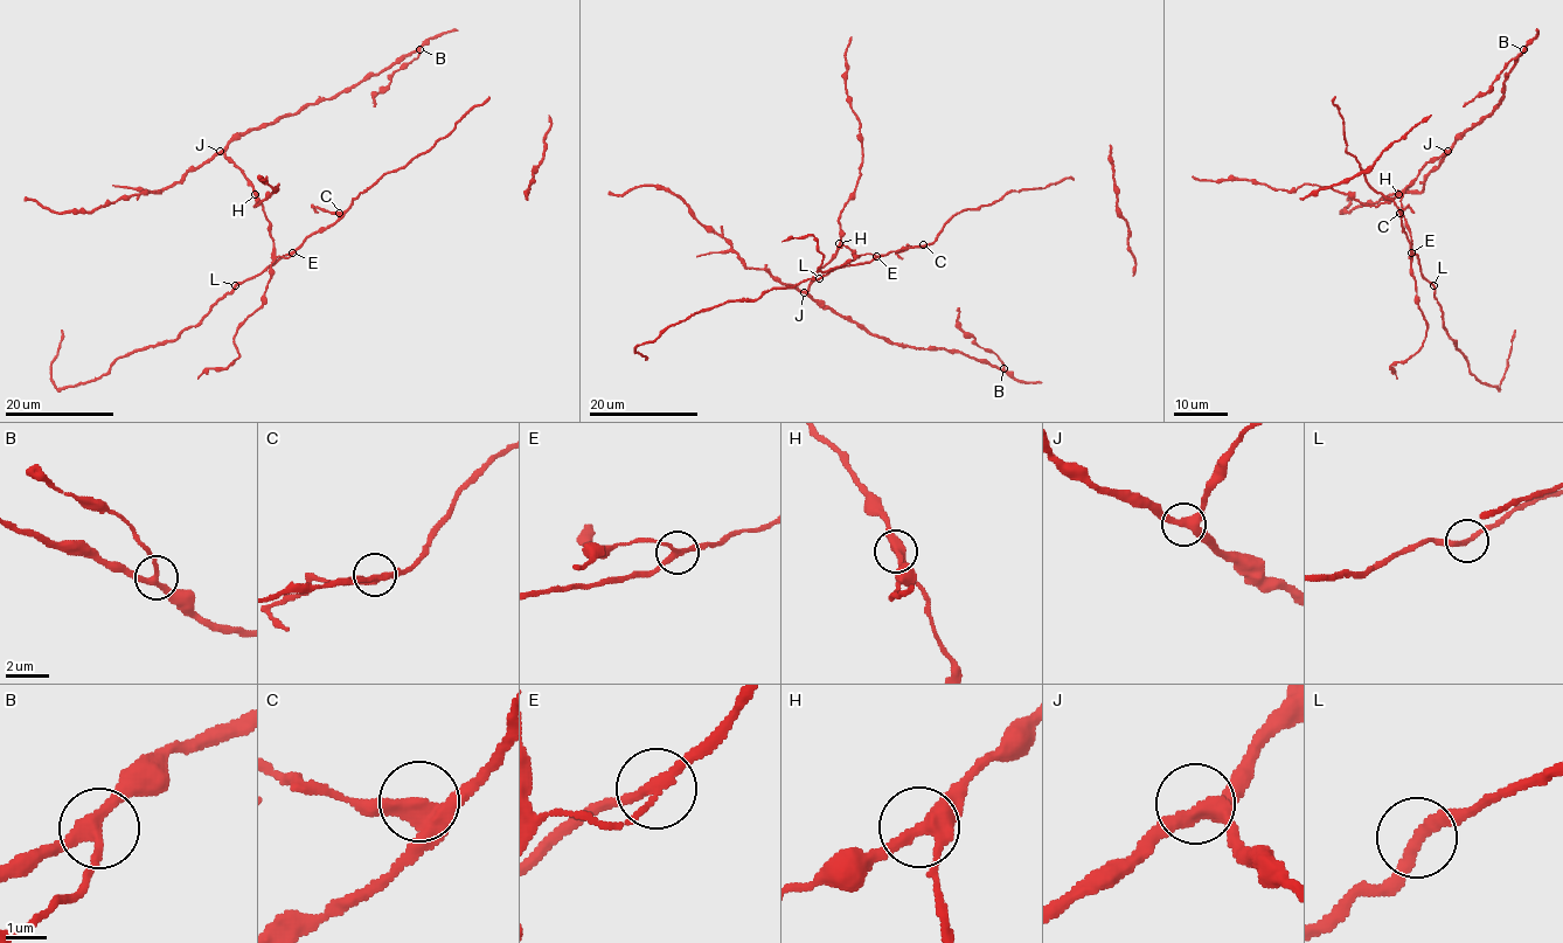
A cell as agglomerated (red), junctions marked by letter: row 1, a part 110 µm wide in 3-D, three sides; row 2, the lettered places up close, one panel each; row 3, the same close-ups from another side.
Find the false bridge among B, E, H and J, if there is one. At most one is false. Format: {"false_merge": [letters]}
{"false_merge": ["E"]}

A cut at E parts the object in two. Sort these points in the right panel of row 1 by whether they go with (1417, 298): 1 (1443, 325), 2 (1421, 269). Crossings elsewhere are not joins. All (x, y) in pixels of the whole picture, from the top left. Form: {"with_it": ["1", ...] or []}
{"with_it": []}

